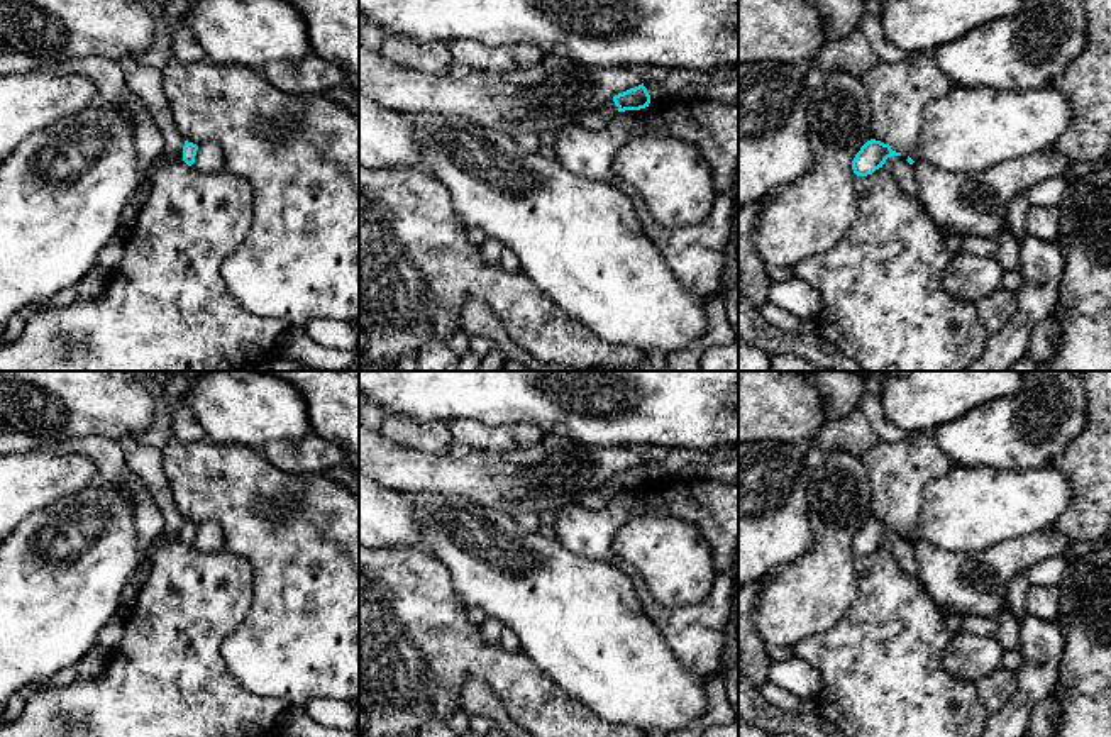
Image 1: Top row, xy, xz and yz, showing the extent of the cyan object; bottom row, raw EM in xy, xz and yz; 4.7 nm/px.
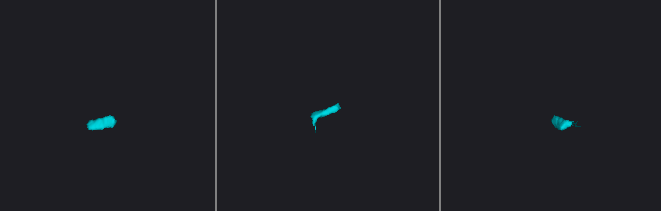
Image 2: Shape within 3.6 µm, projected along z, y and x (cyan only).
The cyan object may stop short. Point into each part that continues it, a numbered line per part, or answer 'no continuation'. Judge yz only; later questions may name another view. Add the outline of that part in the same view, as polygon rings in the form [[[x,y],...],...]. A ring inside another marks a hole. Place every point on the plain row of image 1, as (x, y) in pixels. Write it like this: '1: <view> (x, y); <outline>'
1: yz (969, 509); [[[953,466],[926,483],[909,537],[943,551],[984,551],[1001,540],[1052,529],[1074,498],[1072,485],[1053,466],[994,469]]]

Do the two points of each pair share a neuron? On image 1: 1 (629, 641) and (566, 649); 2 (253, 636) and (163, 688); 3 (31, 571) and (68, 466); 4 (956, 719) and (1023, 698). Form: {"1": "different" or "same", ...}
{"1": "same", "2": "different", "3": "different", "4": "different"}

